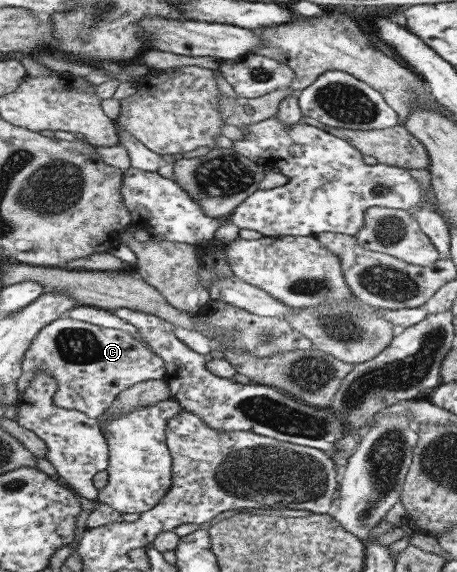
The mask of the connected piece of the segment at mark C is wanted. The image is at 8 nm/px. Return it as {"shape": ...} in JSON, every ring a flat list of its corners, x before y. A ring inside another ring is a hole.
{"shape":[[64,316,43,326,25,350,21,362,23,374,18,378,18,397,22,397,34,381,34,371,40,369,46,375,54,376,58,383,53,399,56,406,78,410,98,420,124,390,145,381,163,379,166,374,164,365,162,358,123,330]]}

